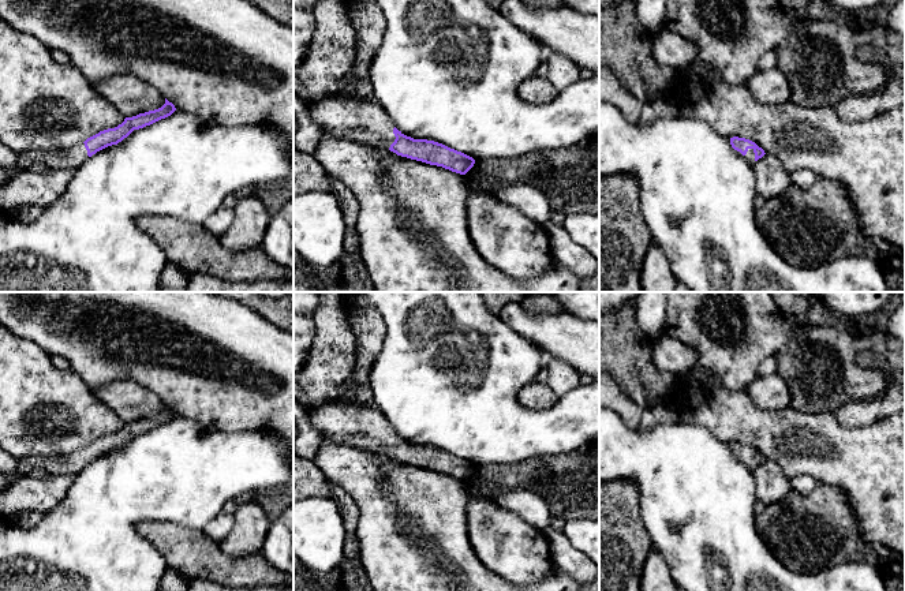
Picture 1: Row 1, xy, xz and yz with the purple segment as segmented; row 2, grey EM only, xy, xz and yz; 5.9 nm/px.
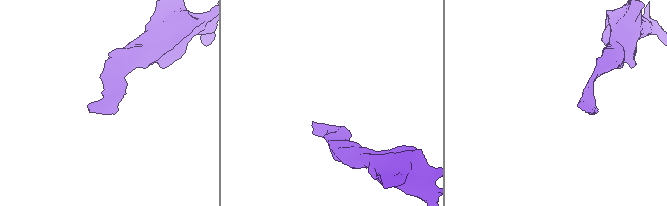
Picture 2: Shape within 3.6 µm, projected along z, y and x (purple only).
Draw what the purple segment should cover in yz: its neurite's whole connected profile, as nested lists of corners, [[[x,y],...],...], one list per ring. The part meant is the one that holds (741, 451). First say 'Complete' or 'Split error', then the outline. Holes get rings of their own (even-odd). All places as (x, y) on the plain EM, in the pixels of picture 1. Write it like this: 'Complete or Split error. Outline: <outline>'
Split error. Outline: [[[733,442],[730,444],[730,450],[737,460],[740,460],[751,470],[753,470],[766,460],[762,453],[745,444]]]

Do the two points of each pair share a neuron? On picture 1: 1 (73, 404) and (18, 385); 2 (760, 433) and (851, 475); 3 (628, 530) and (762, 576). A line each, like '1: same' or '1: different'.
1: same
2: same
3: different

